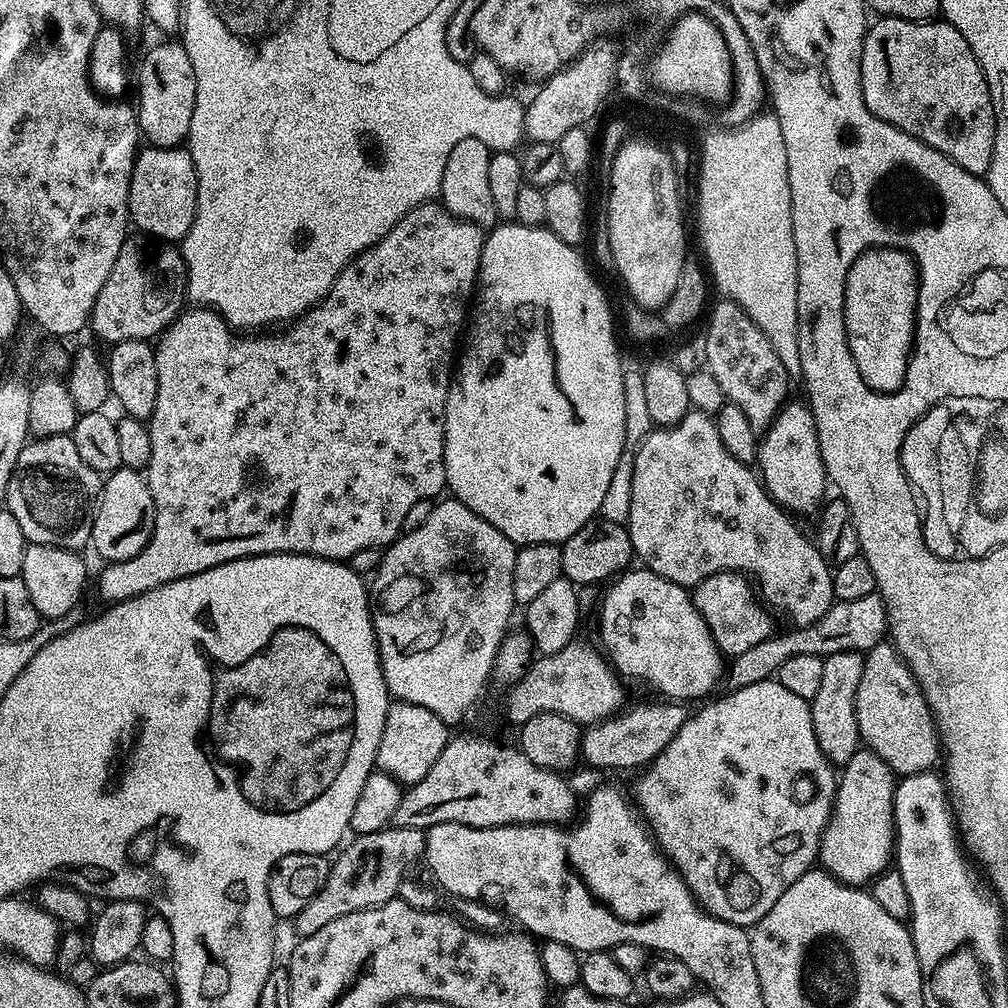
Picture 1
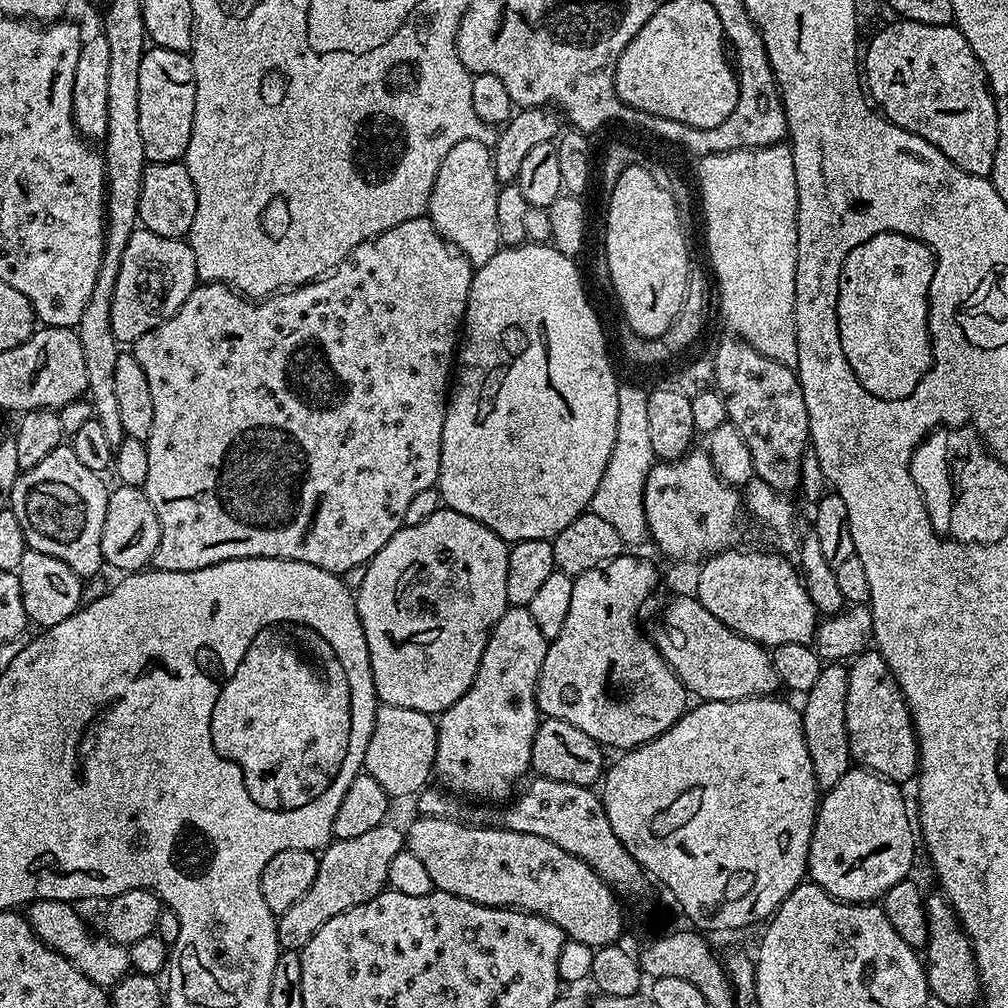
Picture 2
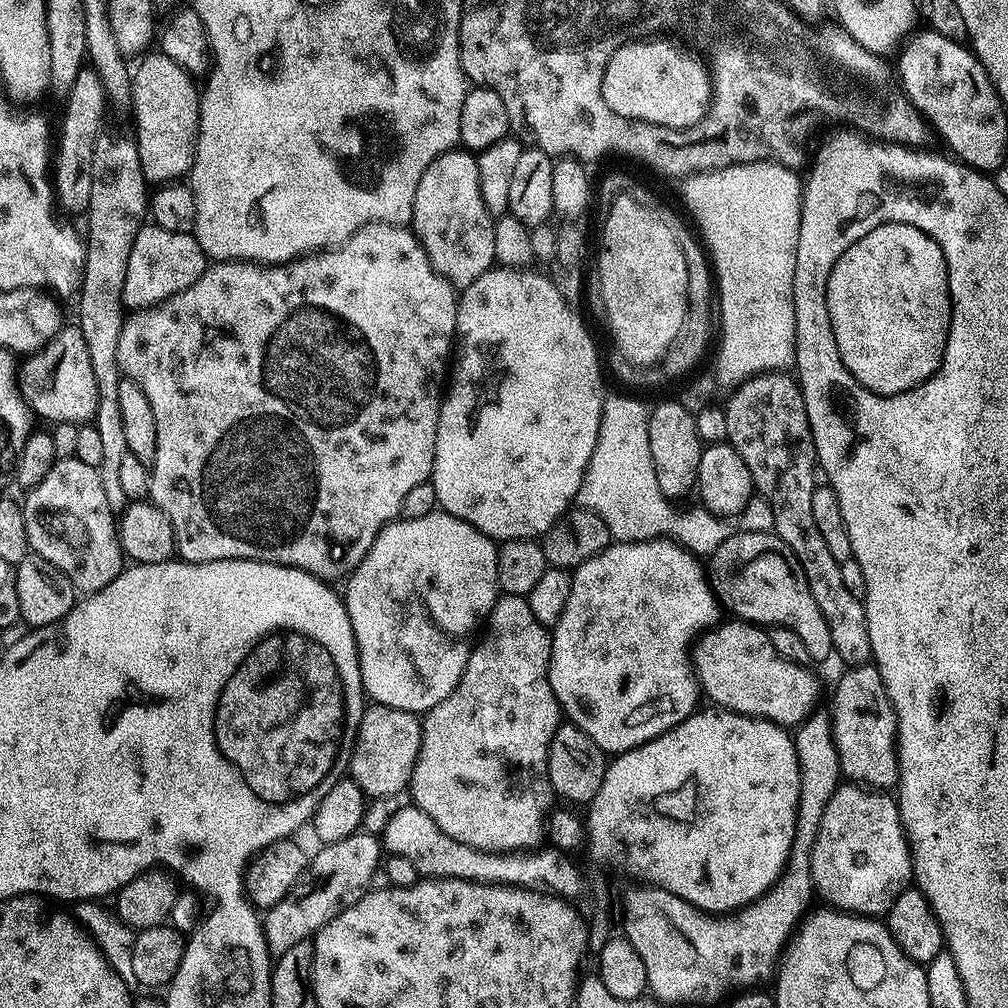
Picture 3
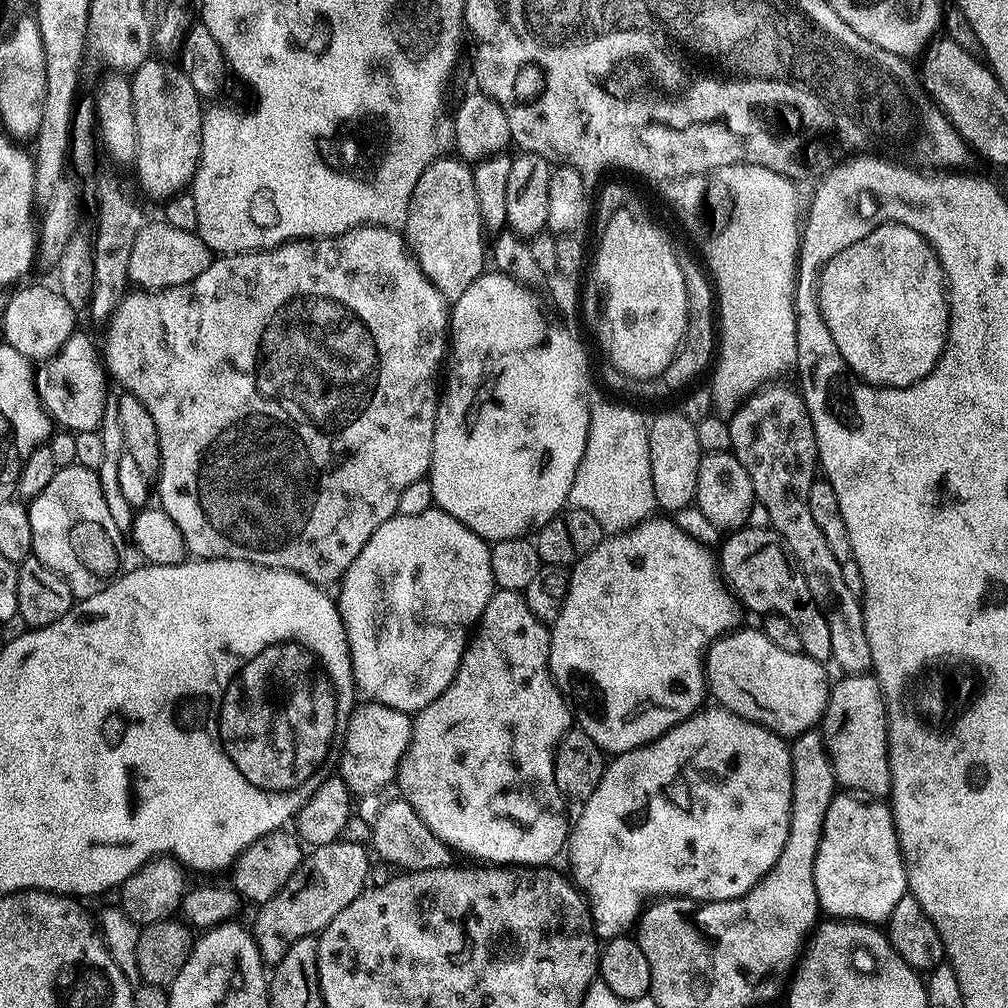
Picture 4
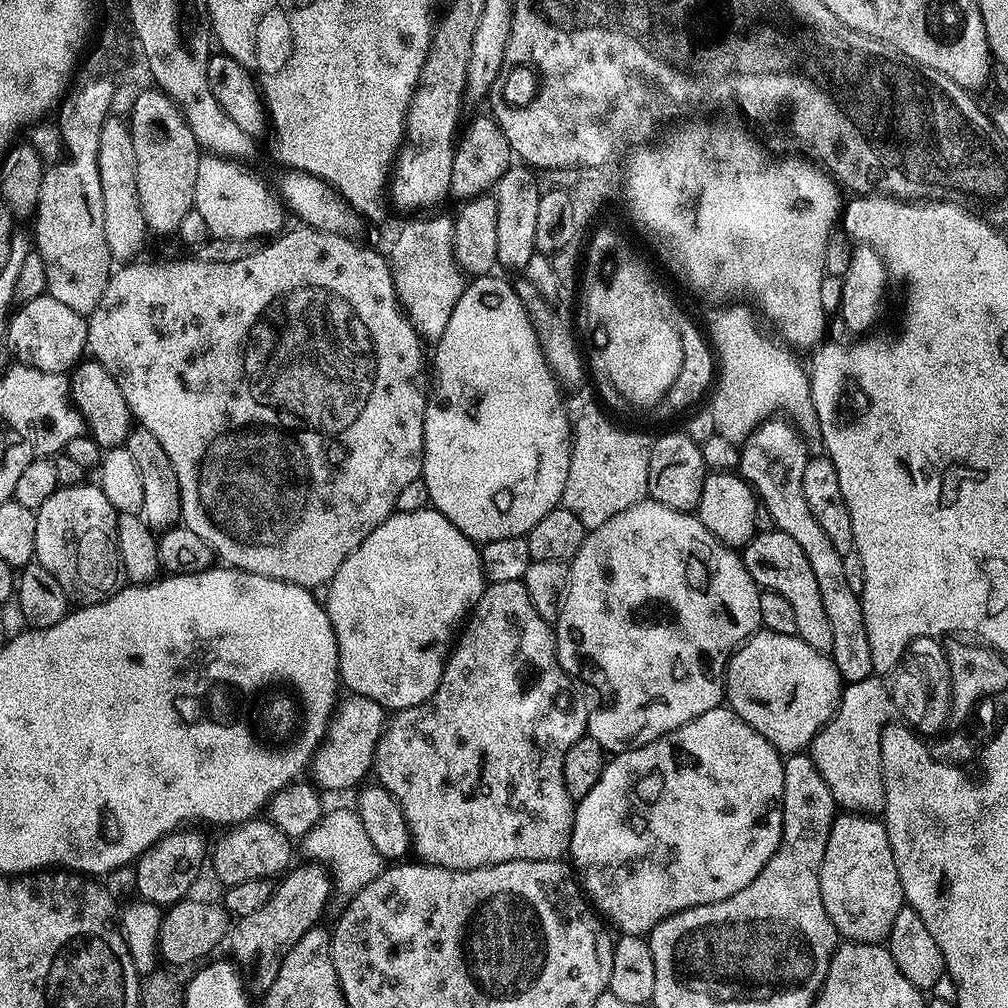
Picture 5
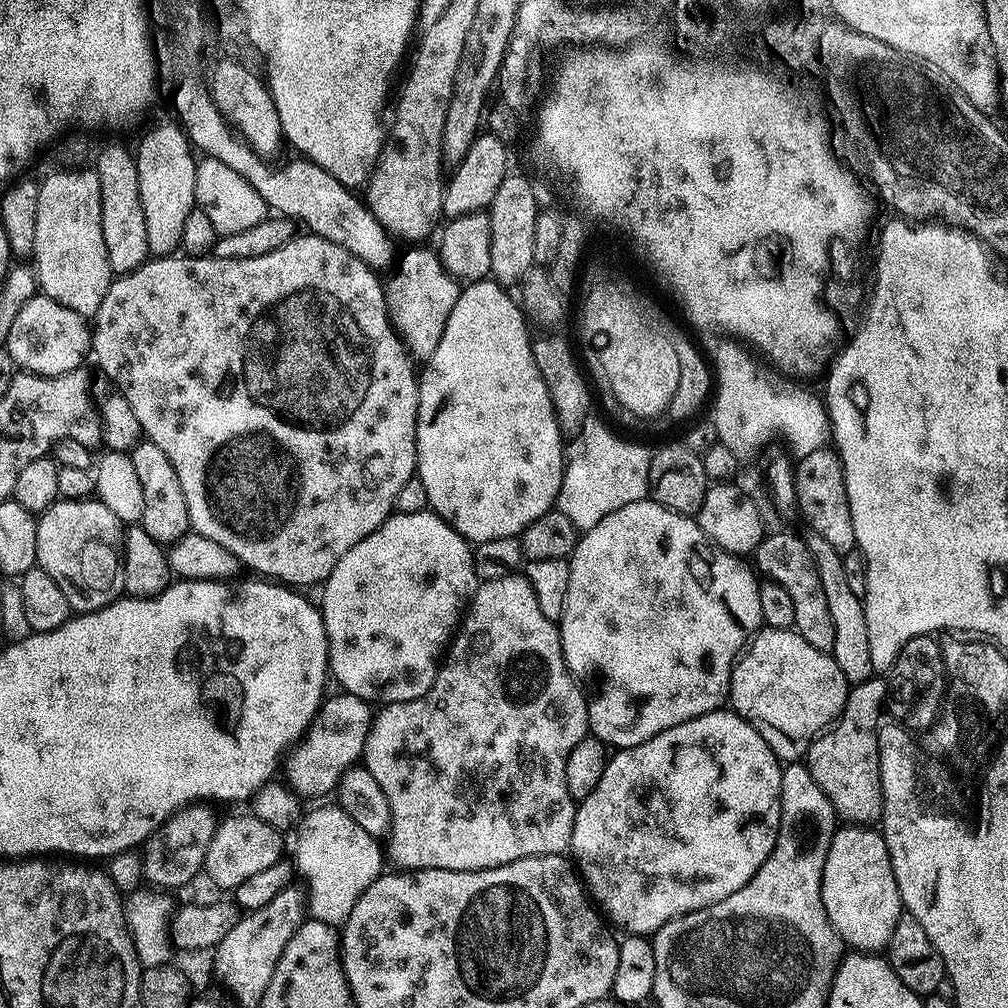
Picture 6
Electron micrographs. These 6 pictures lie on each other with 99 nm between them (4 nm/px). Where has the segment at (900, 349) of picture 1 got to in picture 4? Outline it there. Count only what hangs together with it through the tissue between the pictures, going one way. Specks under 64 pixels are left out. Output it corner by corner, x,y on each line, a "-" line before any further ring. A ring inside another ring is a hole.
853,246
843,248
834,258
830,258
828,263
820,269
818,277
818,303
820,313
830,330
830,338
834,338
834,346
842,354
842,358
847,362
855,375
859,376
865,384
879,386
881,389
908,388
911,384
928,376
936,369
936,363
940,361
941,355
948,335
948,297
946,295
946,281
944,269
940,267
940,259
932,251
931,247
924,248
864,248
868,246

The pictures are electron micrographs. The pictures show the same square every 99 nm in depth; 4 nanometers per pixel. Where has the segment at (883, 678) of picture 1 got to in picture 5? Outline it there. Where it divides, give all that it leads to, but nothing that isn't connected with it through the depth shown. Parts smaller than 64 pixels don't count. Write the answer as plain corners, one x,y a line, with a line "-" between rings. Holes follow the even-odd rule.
869,678
853,684
845,683
840,693
840,704
836,707
836,713
827,720
822,731
812,739
810,745
810,755
814,766
818,766
818,774
826,778
826,786
830,786
830,794
841,809
852,814
883,813
886,802
882,770
882,734
884,727
893,719
893,693
889,685
885,681
884,685
880,680
883,679

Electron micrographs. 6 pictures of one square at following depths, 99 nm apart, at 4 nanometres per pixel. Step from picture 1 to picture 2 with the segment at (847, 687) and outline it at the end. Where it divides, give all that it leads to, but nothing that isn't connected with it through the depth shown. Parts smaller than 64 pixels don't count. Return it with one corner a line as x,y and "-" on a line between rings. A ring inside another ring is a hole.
828,662
823,665
814,681
814,686
803,697
802,723
804,725
804,741
810,754
813,778
820,790
833,788
846,774
853,763
848,750
846,734
846,686
848,685
848,668
840,662

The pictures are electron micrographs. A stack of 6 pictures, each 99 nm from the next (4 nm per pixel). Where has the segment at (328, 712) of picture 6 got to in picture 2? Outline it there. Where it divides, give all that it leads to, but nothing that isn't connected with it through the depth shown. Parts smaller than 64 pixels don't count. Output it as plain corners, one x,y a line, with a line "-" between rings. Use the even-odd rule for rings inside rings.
380,704
376,709
374,726
370,734
370,742
366,746
364,755
363,771
382,786
382,790
388,792
389,797
412,796
425,787
424,784
434,772
436,763
436,720
429,713
410,710
406,706
390,706
389,704

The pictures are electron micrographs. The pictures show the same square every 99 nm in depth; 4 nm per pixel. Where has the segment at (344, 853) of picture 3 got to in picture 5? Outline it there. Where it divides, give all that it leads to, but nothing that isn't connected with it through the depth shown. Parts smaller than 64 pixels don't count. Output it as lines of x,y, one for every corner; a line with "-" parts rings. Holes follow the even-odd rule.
304,862
301,868
295,868
293,867
279,881
280,885
277,883
273,887
271,898
260,910
239,917
230,932
233,952
231,955
241,969
252,968
250,984
253,989
256,987
257,993
260,994
268,992
270,986
274,986
274,978
278,978
282,958
286,958
294,942
298,942
302,934
306,934
321,923
320,915
323,914
324,907
332,896
332,890
334,892
333,877
323,864

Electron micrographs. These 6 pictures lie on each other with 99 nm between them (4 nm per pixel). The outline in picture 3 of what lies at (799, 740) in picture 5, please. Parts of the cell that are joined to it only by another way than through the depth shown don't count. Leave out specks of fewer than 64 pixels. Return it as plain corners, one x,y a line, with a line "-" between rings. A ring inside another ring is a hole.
739,618
729,619
729,624
720,622
705,631
691,645
690,663
699,687
709,696
715,707
729,712
740,712
744,716
759,716
762,720
773,720
781,726
799,726
812,714
816,698
816,680
807,669
796,667
781,659
772,649
771,635
763,627
749,624

